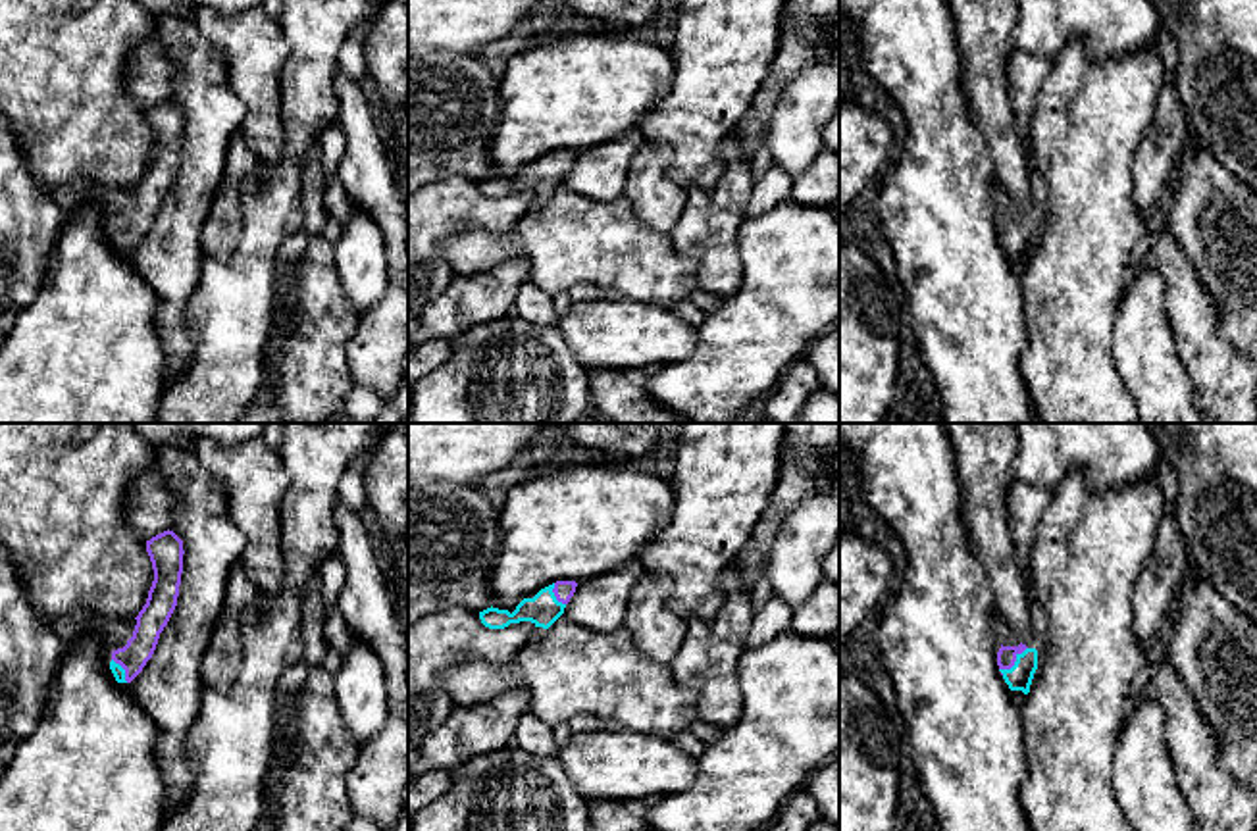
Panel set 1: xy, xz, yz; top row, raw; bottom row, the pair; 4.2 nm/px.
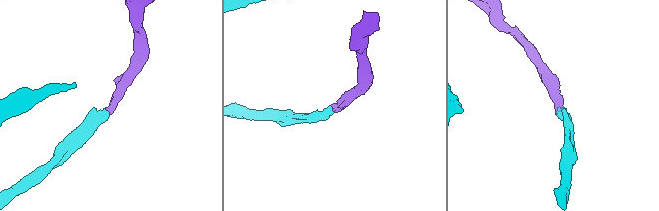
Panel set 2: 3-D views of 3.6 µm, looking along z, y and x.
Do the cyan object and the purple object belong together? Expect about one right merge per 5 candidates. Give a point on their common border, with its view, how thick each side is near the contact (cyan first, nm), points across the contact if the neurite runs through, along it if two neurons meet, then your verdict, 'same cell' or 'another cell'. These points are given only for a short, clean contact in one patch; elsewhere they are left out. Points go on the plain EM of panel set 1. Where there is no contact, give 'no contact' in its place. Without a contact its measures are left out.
contact yz (1015, 231); calibres 110 and 80 nm; way yz (1019, 247), (1015, 231), (1007, 224); same cell

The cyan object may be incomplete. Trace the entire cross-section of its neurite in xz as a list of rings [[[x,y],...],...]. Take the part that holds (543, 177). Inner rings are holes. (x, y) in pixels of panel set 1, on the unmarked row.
[[[556,150],[541,158],[533,167],[524,167],[512,183],[491,175],[479,181],[479,189],[489,198],[504,198],[520,190],[549,198],[564,183],[576,156],[576,150]]]

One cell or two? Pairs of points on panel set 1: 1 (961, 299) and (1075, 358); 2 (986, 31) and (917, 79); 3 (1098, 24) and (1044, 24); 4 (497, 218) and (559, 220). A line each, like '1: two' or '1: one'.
1: two
2: two
3: one
4: two

